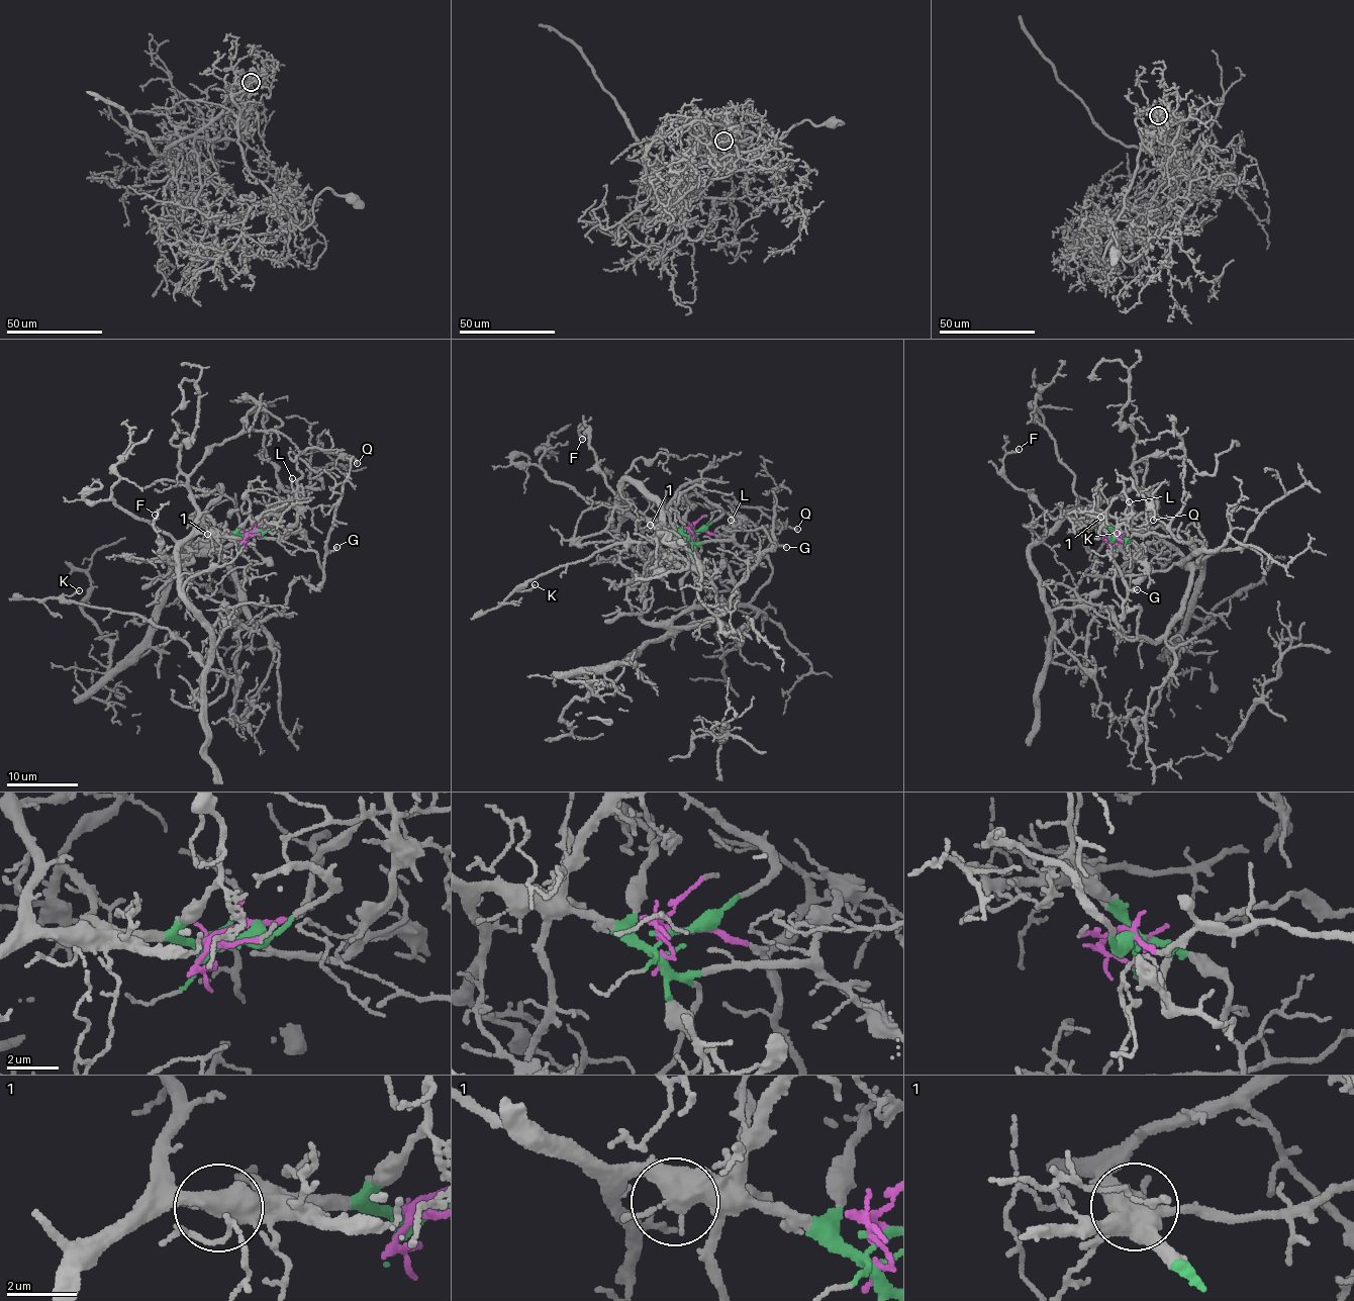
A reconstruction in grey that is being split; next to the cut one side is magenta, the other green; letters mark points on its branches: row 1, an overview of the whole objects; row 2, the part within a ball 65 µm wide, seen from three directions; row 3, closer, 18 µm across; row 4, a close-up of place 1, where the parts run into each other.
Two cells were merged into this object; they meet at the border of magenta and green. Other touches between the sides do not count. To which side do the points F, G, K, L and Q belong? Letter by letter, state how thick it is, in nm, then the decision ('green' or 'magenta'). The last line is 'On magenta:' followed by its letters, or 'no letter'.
F: 120 nm | green
G: 120 nm | magenta
K: 100 nm | green
L: 110 nm | green
Q: 150 nm | green
On magenta: G

